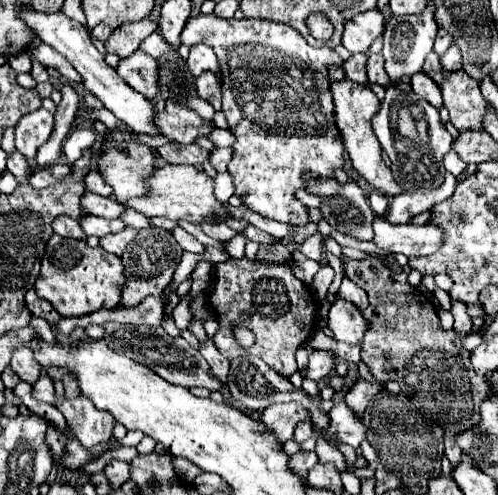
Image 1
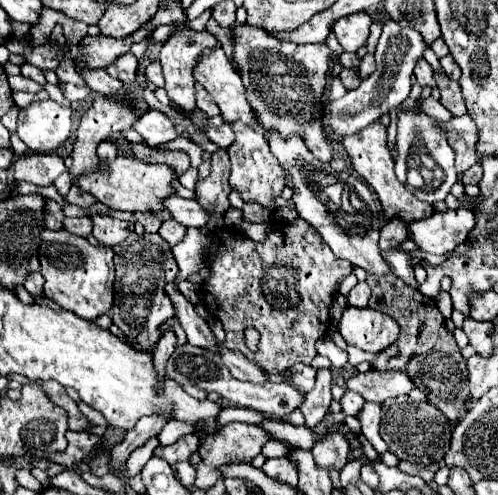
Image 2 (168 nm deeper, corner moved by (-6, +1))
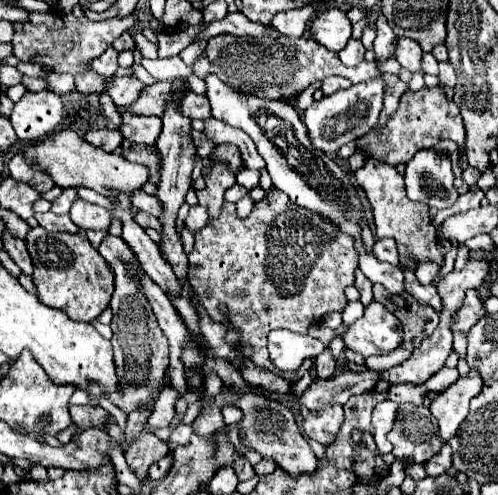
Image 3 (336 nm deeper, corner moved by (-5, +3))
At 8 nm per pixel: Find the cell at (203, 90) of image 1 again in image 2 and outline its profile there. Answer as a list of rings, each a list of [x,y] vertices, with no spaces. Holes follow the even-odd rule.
[[[196,84],[196,108],[200,108],[202,112],[206,112],[208,116],[218,116],[220,114],[216,102],[212,102],[212,96],[200,84]]]

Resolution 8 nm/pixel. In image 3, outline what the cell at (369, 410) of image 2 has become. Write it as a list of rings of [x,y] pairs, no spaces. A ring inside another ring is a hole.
[[[385,400],[379,404],[373,412],[373,426],[375,426],[375,444],[381,454],[389,454],[393,450],[393,444],[387,440],[387,434],[393,430],[393,422],[397,416],[397,404],[391,400]]]

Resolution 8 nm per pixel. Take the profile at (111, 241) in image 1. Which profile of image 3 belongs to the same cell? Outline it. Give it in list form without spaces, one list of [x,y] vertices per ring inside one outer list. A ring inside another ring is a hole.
[[[81,198],[75,200],[75,204],[69,210],[69,216],[81,230],[103,230],[103,232],[107,232],[109,224],[111,224],[109,210],[105,210],[97,204],[85,202]]]

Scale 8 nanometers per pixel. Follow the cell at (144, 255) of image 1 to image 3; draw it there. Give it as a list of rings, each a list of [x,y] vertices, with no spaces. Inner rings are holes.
[[[107,236],[103,240],[103,244],[99,246],[99,254],[107,260],[107,264],[113,268],[115,272],[115,292],[111,298],[111,310],[113,310],[113,322],[111,322],[111,330],[113,330],[113,360],[115,360],[115,370],[117,370],[117,378],[121,380],[121,392],[119,394],[111,394],[111,404],[115,404],[117,408],[121,408],[125,414],[139,410],[143,400],[153,398],[163,384],[167,366],[169,366],[169,342],[167,336],[161,332],[155,314],[151,312],[151,306],[143,300],[143,296],[139,296],[139,290],[135,284],[131,284],[131,278],[127,276],[123,264],[119,264],[119,256],[127,256],[133,264],[135,264],[135,256],[131,256],[131,252],[127,252],[125,248],[127,244],[123,244],[123,238],[119,236]]]

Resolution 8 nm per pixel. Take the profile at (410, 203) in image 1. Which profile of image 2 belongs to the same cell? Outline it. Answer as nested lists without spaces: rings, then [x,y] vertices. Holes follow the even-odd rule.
[[[392,218],[390,222],[384,224],[384,228],[380,230],[380,248],[388,250],[388,248],[396,248],[400,242],[406,240],[406,222],[402,218]]]

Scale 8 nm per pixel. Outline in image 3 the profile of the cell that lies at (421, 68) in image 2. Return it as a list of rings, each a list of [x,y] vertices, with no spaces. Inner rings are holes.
[[[395,38],[393,44],[395,44],[395,58],[403,68],[407,68],[411,72],[421,70],[421,48],[415,40]]]

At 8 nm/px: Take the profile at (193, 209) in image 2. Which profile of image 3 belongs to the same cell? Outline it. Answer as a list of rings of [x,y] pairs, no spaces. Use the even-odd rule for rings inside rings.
[[[133,192],[131,194],[131,204],[143,212],[149,212],[153,216],[159,216],[159,200],[155,196],[149,196],[145,192]]]

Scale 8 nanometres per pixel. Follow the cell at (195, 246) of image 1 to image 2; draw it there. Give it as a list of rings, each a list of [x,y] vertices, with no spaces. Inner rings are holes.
[[[166,220],[162,226],[160,226],[160,236],[170,244],[170,246],[176,246],[178,242],[182,242],[182,238],[186,236],[186,226],[176,222],[176,220]]]

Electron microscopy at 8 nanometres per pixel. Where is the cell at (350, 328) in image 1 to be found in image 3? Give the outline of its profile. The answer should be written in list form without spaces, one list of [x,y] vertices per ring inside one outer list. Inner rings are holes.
[[[371,302],[365,314],[355,320],[343,342],[349,350],[359,352],[363,358],[393,352],[403,340],[401,322],[379,302]]]

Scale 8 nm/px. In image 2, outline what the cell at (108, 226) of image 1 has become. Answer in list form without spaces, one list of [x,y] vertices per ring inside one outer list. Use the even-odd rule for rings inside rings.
[[[80,216],[80,218],[66,218],[64,220],[64,228],[76,236],[86,238],[88,234],[92,234],[92,218],[90,216]]]

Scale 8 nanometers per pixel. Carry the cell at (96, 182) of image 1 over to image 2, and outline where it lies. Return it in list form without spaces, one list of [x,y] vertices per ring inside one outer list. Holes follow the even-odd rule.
[[[102,142],[98,146],[98,158],[100,158],[100,166],[106,170],[108,160],[114,160],[116,158],[116,146],[112,142]]]

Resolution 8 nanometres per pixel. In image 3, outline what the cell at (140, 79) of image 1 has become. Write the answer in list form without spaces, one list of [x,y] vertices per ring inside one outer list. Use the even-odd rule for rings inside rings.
[[[109,48],[103,56],[99,56],[99,58],[95,58],[93,62],[91,62],[91,68],[99,74],[99,76],[103,76],[103,78],[111,78],[113,74],[115,74],[115,70],[117,70],[117,52],[115,52],[115,48]]]

